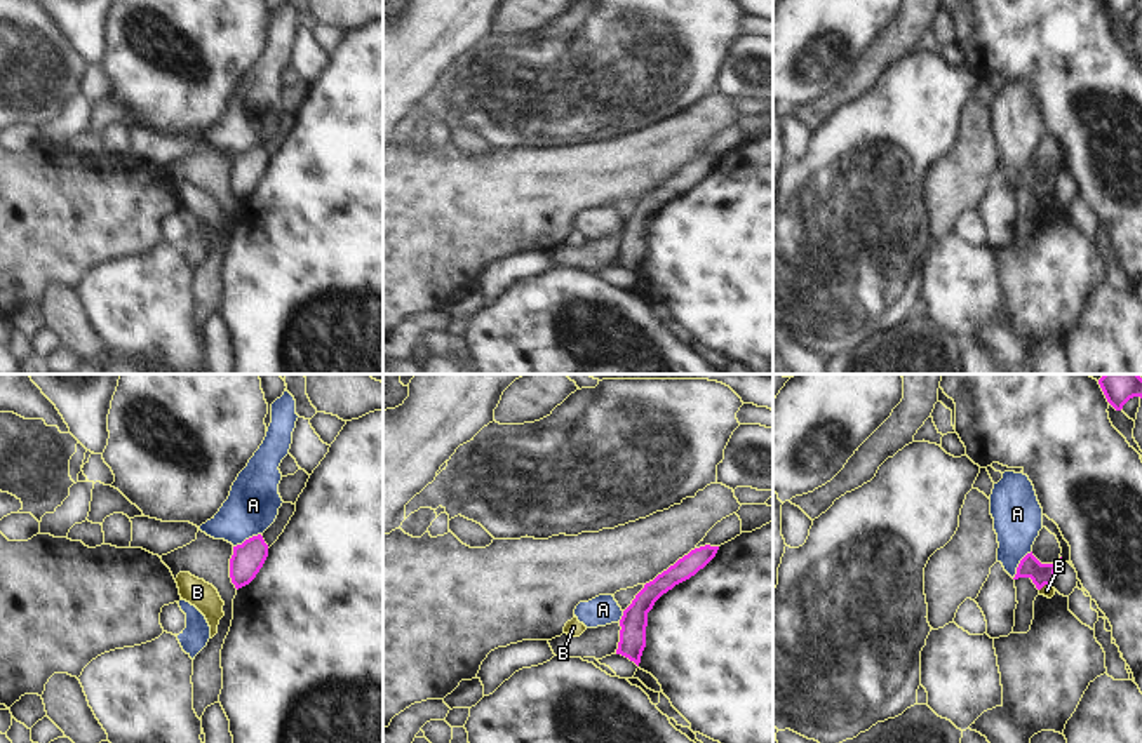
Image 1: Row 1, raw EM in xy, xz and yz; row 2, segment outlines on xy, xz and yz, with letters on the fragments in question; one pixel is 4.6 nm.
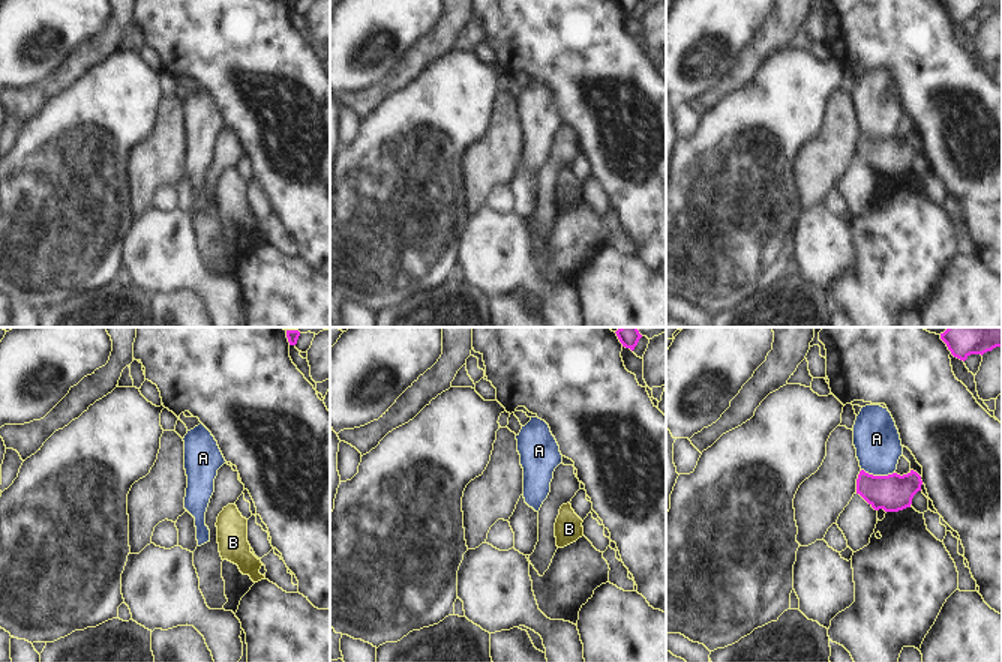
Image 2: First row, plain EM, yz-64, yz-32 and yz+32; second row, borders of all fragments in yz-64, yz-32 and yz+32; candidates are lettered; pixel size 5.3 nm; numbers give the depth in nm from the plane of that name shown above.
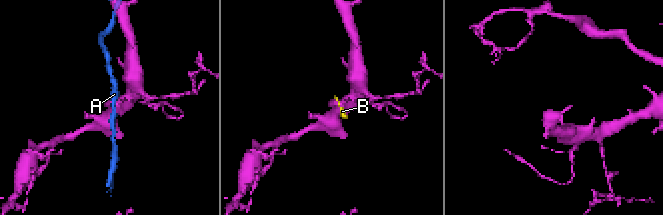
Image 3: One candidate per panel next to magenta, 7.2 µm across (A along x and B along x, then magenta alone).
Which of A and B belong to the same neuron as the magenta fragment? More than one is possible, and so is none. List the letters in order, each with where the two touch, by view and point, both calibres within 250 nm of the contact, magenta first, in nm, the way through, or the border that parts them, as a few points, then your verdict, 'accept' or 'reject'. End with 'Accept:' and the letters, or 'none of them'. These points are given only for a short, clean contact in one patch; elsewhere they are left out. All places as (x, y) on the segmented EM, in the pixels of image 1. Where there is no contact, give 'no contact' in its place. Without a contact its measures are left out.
A: yz (1019, 564) | 100/220 nm | along yz (1031, 550), (1021, 561), (1014, 578) | reject
B: yz (1045, 583) | 100/60 nm | along yz (1052, 583), (1040, 590) | reject
Accept: none of them

